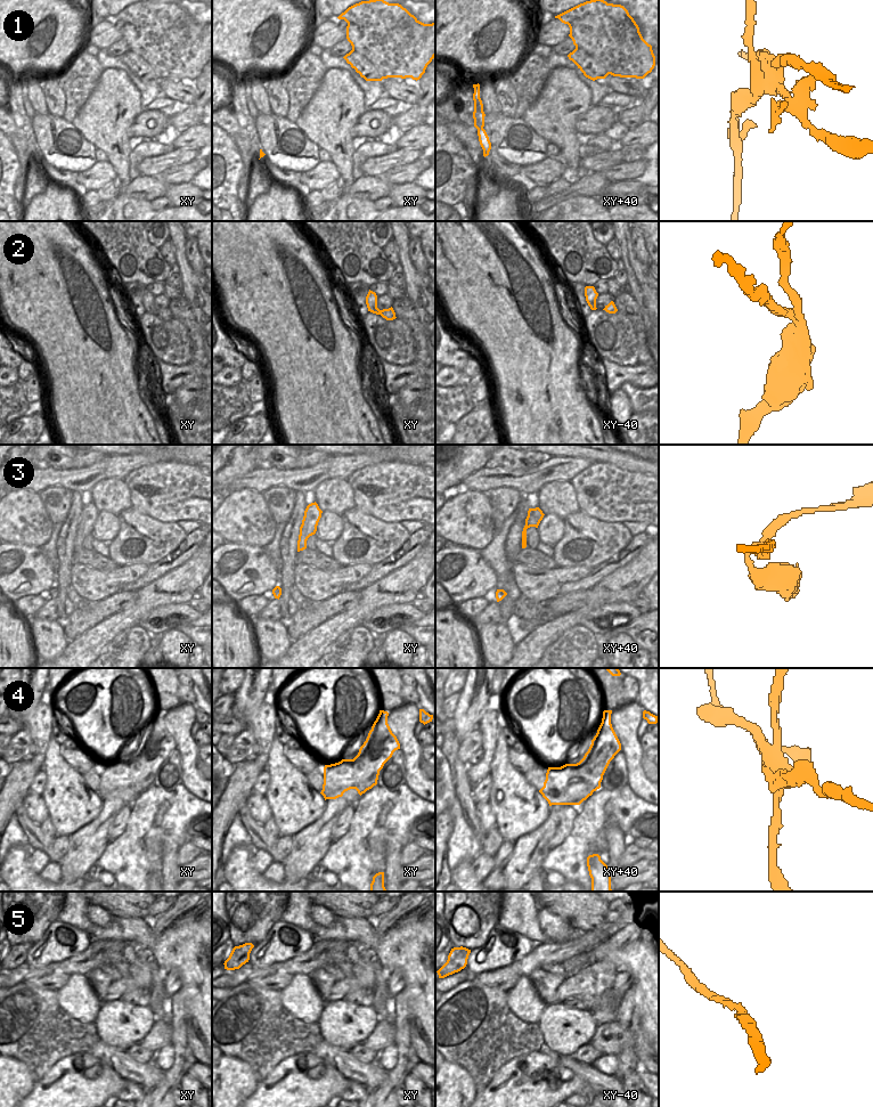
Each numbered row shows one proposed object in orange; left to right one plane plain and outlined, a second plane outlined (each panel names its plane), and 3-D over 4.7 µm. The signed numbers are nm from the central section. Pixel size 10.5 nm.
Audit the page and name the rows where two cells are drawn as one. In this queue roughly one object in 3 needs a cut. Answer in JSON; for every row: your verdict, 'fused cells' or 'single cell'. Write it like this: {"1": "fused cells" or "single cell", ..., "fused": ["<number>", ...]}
{"1": "fused cells", "2": "single cell", "3": "single cell", "4": "fused cells", "5": "single cell", "fused": ["1", "4"]}

